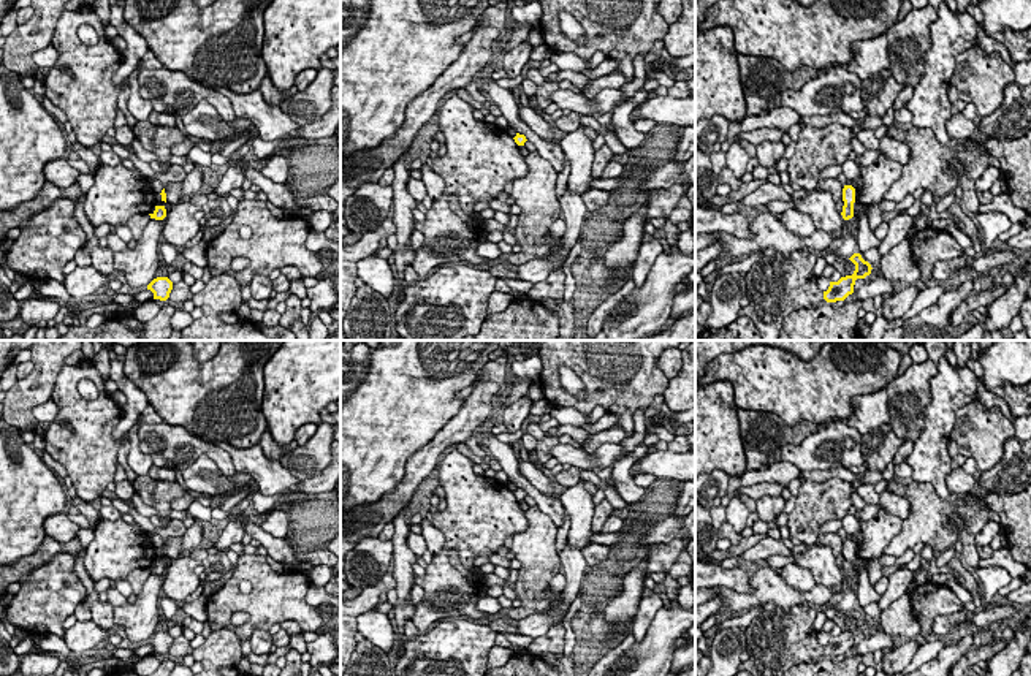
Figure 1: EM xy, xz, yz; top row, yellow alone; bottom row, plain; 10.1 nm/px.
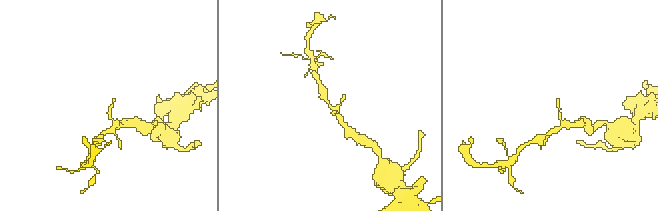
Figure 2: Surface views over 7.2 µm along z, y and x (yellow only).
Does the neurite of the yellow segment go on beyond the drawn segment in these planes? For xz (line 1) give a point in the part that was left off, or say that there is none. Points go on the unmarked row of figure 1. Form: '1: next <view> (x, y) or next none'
1: next none

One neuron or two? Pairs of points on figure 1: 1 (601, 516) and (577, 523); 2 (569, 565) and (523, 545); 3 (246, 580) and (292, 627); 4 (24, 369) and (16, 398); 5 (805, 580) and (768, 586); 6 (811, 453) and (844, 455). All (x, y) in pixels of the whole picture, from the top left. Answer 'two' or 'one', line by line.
1: two
2: two
3: two
4: two
5: two
6: one

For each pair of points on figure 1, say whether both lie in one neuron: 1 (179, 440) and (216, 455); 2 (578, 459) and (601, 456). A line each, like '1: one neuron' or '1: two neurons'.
1: one neuron
2: one neuron

